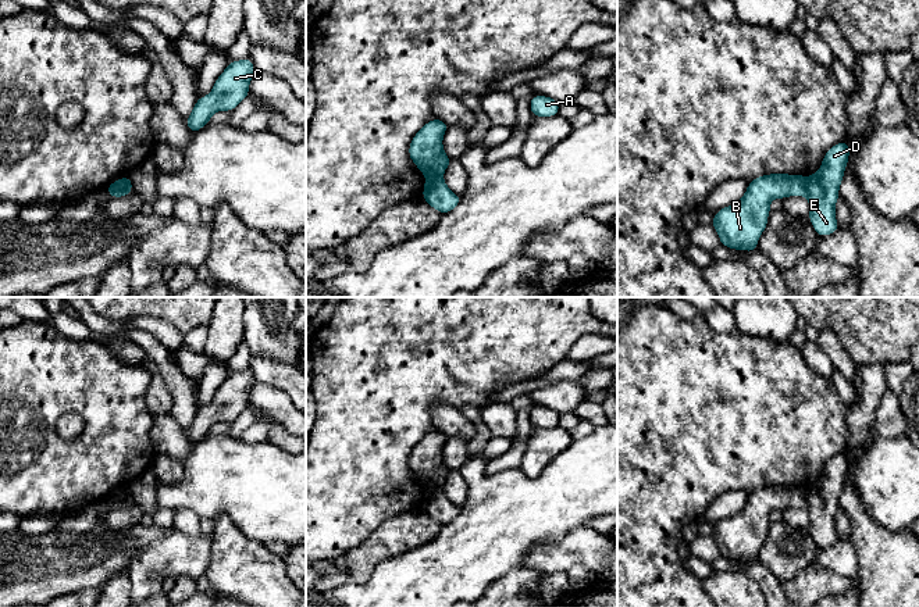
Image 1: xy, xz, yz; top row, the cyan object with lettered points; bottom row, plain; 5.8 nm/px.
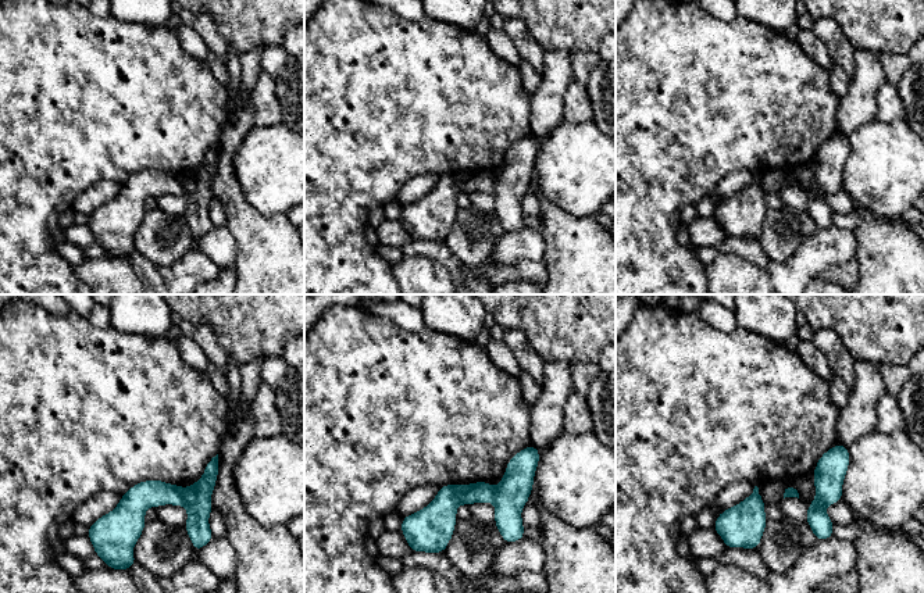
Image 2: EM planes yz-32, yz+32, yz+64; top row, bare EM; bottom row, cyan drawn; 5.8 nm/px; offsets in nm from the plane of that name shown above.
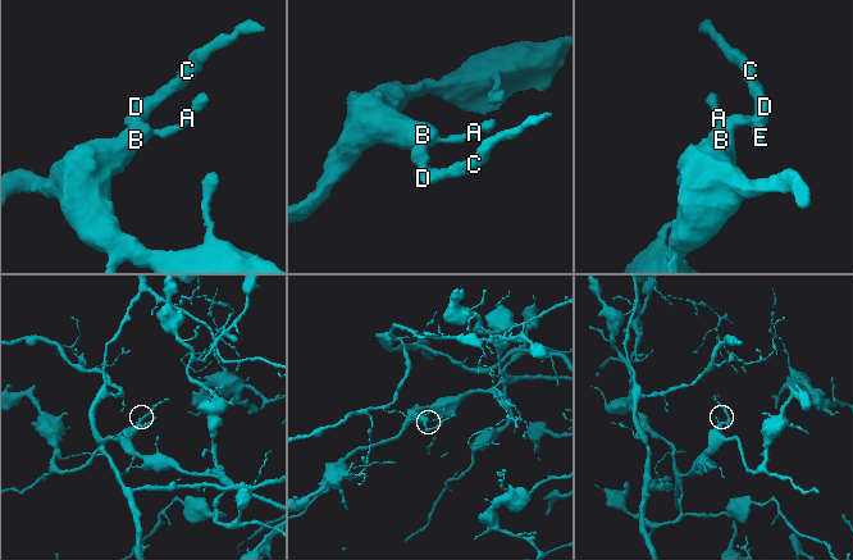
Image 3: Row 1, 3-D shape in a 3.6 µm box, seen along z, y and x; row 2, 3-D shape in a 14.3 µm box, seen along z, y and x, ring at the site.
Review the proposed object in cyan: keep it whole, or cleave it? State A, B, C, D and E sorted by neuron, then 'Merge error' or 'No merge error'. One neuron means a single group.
Groups: A B / C D E. Merge error

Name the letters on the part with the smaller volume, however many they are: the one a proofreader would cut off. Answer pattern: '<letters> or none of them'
C, D, E

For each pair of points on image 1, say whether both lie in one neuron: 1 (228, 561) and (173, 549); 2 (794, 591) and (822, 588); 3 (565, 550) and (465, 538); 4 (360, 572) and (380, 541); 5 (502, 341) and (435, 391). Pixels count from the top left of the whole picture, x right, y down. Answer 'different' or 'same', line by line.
1: different
2: same
3: different
4: same
5: same

